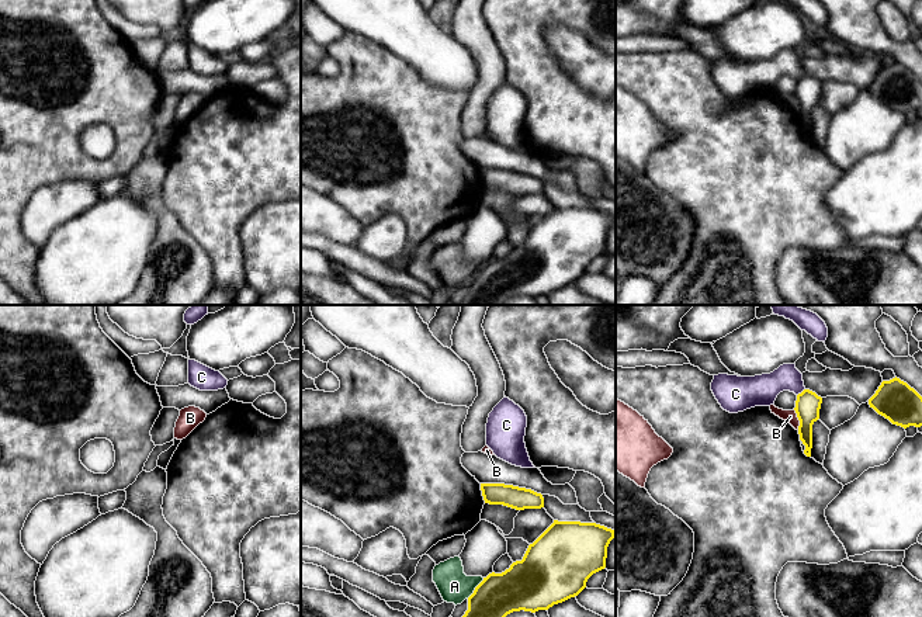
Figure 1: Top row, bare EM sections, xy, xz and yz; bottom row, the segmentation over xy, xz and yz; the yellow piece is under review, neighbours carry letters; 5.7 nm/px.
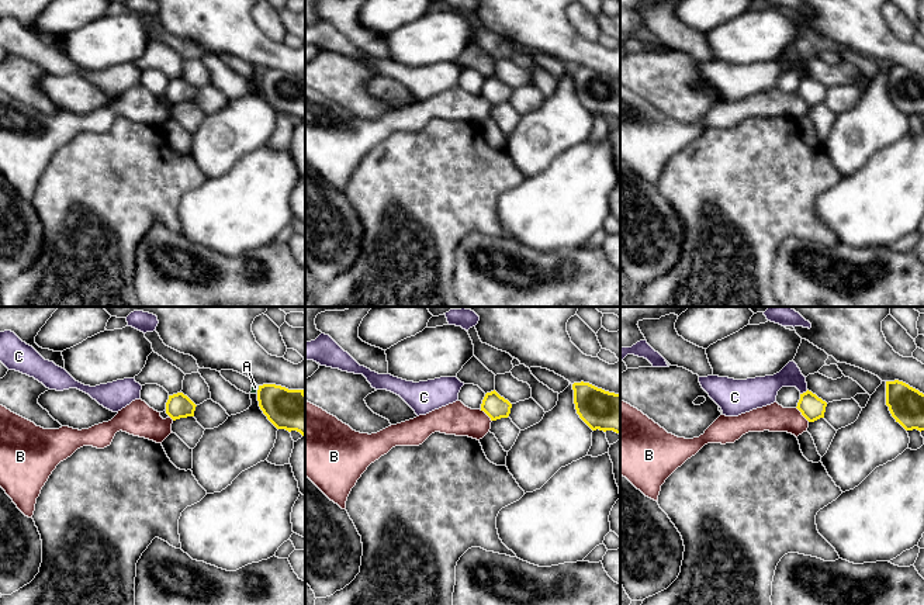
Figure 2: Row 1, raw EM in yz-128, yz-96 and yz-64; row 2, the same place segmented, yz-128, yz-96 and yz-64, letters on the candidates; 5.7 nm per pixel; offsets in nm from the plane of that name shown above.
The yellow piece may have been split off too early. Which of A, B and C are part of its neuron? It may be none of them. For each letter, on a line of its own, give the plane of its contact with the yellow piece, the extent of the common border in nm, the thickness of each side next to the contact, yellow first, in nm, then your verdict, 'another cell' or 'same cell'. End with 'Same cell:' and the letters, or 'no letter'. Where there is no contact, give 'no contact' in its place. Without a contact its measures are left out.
A: xz | 160 nm | 260/190 nm | another cell
B: yz | 120 nm | 140/80 nm | another cell
C: yz | 60 nm | 140/180 nm | another cell
Same cell: no letter

